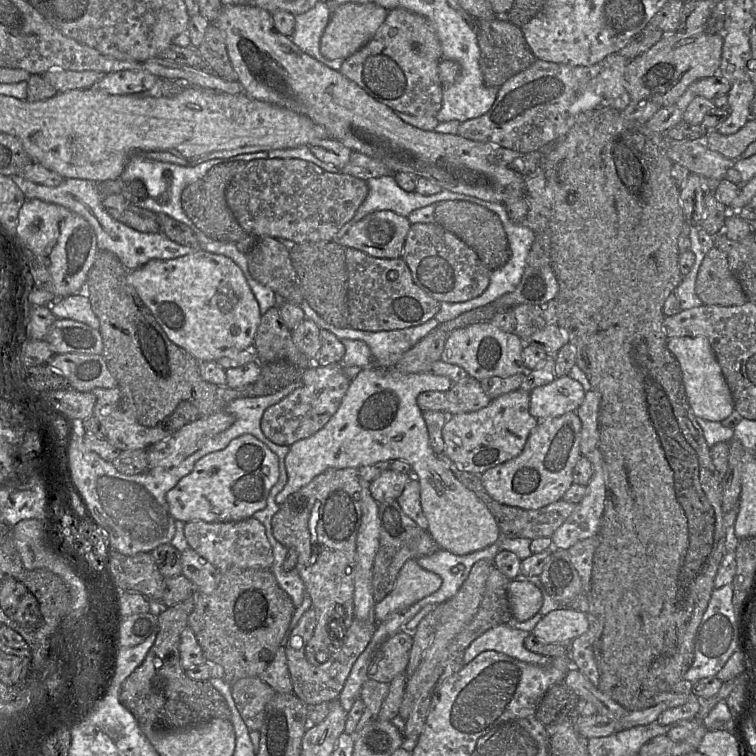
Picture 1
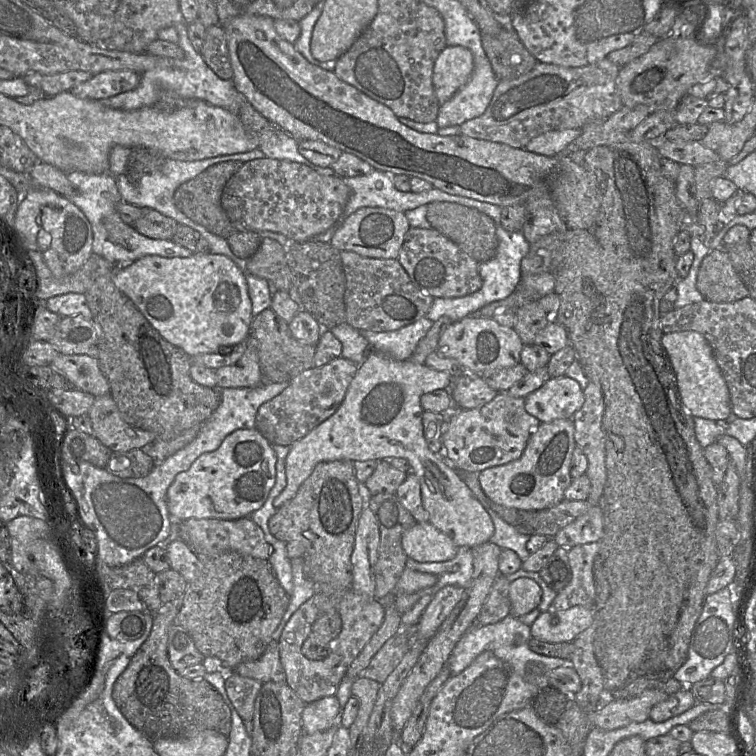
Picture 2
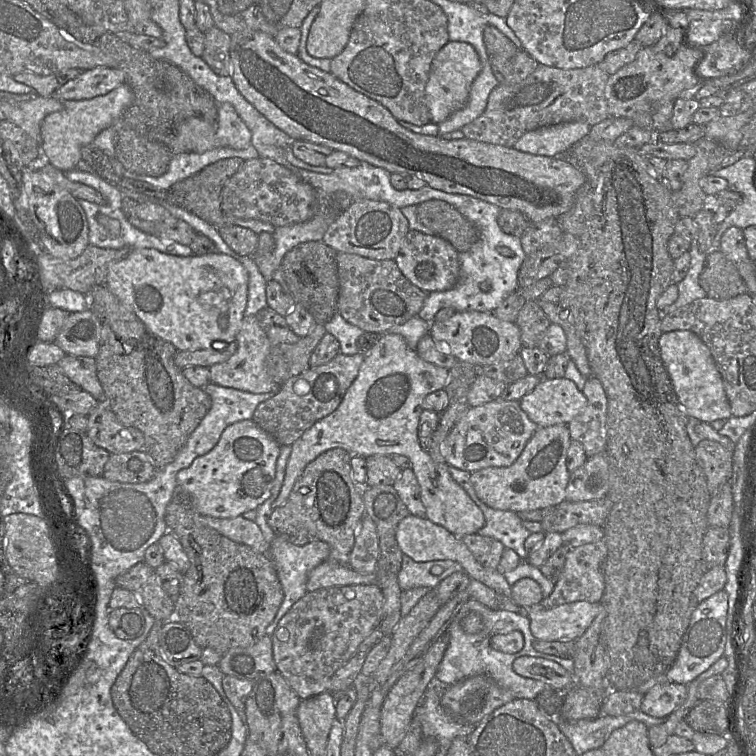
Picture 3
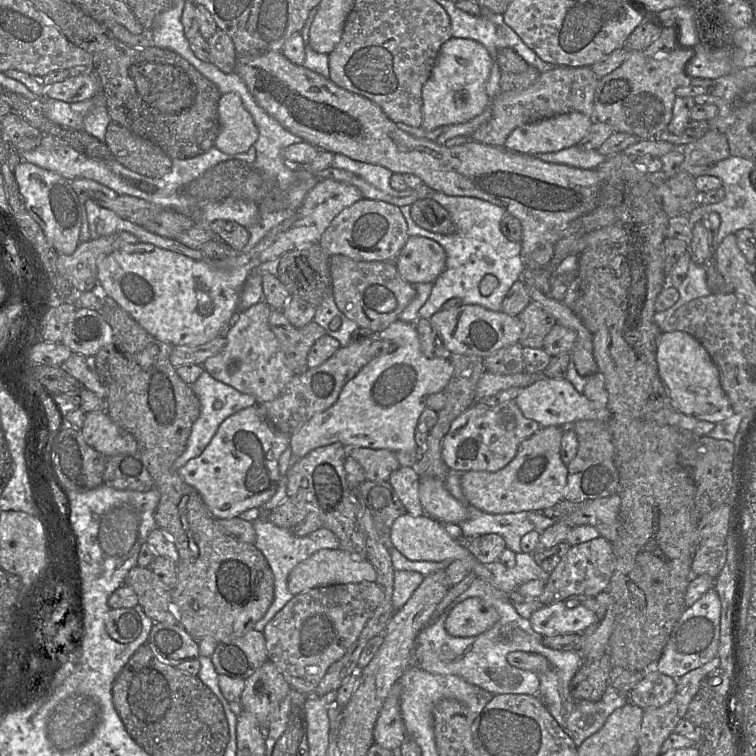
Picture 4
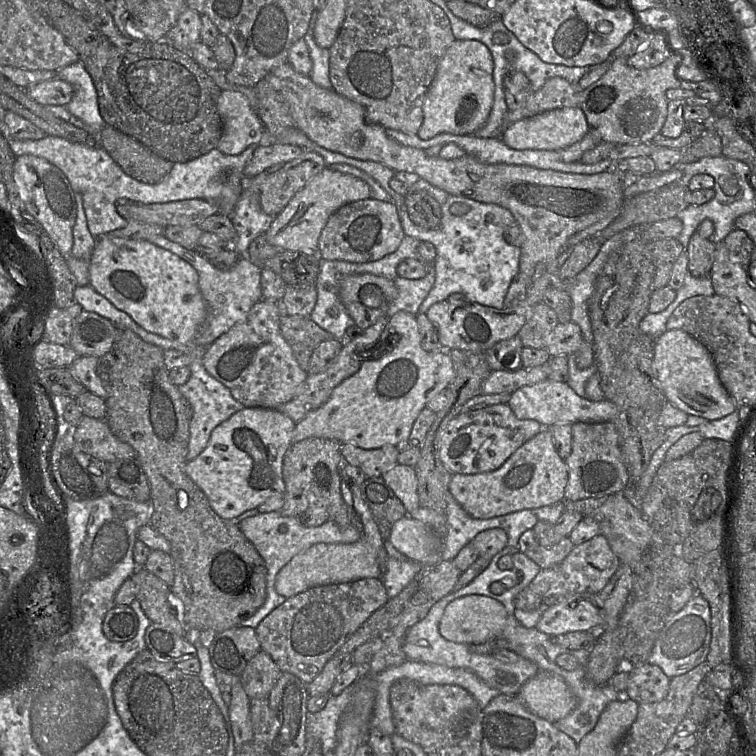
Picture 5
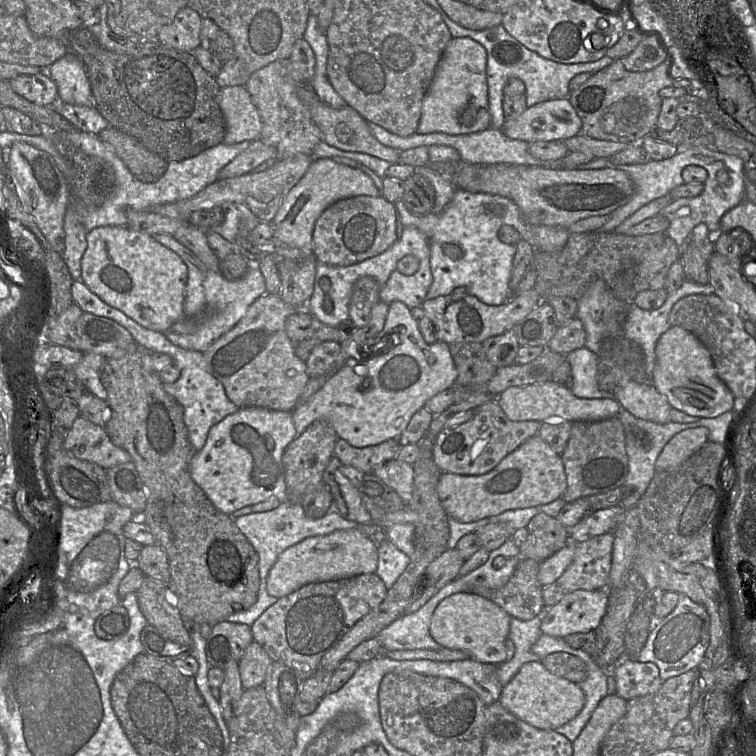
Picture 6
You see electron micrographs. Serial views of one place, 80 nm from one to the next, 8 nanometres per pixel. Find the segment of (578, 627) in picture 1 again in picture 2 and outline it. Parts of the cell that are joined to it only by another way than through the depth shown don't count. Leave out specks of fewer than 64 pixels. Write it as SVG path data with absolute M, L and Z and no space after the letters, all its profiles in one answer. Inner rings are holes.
M577 605L565 610L542 612L530 630L533 638L545 642L572 642L593 620L594 608Z

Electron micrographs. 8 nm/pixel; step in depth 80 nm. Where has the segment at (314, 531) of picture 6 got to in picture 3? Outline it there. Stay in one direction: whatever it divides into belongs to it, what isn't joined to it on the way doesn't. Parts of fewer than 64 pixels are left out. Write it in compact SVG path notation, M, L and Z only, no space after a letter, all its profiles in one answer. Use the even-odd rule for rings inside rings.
M276 535L273 541L269 544L267 555L276 570L284 597L275 618L266 629L266 634L268 636L273 634L279 621L291 606L308 592L306 583L309 572L320 563L326 561L329 553L329 545L320 540L313 540L303 546L297 546L289 542L287 537Z

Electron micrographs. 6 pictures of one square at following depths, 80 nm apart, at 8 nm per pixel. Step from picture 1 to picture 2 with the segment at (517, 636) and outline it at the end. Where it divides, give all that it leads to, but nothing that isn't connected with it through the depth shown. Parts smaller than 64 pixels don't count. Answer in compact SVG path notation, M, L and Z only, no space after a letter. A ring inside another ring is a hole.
M512 613L494 624L480 625L475 622L468 628L453 648L446 662L446 666L449 668L452 676L458 675L464 671L482 652L490 650L497 658L509 664L512 669L522 676L526 682L537 686L538 689L542 689L549 685L548 678L544 674L529 673L527 671L527 665L529 663L539 663L546 670L568 666L571 663L568 659L548 657L547 655L533 652L529 647L529 641L532 637L530 629L530 626L521 622L519 618L514 616ZM516 635L521 635L524 638L524 642L521 645L515 645L514 638Z

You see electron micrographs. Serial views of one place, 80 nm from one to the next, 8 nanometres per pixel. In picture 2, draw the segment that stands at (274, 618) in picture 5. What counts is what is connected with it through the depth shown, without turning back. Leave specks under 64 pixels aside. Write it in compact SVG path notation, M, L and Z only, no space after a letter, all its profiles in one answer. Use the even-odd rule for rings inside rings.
M346 591L337 605L341 618L341 631L330 640L329 653L322 660L311 660L303 655L302 645L312 625L331 607L331 601L321 593L315 593L292 614L278 640L280 661L286 674L286 683L306 704L327 696L334 696L345 678L347 670L364 646L380 628L384 619L384 606L375 597Z

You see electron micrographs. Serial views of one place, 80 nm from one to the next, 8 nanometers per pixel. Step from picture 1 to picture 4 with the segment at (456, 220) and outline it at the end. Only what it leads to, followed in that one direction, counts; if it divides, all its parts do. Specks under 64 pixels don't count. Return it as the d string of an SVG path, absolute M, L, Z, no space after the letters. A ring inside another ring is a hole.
M432 198L416 200L411 205L411 216L418 226L428 231L439 234L453 234L456 231L450 213Z

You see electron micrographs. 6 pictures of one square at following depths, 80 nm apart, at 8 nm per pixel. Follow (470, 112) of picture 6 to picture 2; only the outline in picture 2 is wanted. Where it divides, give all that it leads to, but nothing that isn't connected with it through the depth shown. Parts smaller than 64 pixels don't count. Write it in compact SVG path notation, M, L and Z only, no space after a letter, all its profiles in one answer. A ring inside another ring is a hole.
M446 46L433 68L433 86L440 106L468 81L474 68L471 51L463 46Z

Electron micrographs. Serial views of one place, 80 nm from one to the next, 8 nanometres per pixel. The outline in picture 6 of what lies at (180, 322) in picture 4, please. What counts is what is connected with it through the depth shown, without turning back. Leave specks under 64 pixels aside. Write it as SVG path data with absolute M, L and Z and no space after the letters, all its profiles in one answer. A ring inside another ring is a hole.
M314 158L271 222L273 236L290 247L312 251L314 226L321 214L335 202L357 196L379 197L381 193L373 180L361 170L337 163L331 158ZM101 226L89 231L87 248L81 259L81 280L108 305L119 309L141 326L158 332L167 331L184 319L187 266L174 251L165 247L148 233L129 226Z

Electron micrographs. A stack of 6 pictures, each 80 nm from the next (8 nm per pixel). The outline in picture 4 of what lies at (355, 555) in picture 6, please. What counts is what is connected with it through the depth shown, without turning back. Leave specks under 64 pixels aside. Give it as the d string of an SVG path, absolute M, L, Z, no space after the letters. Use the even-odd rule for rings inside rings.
M340 548L321 549L298 563L291 570L287 579L287 588L293 596L296 596L317 587L365 581L375 582L376 579L375 568L367 559L356 560L349 551Z

